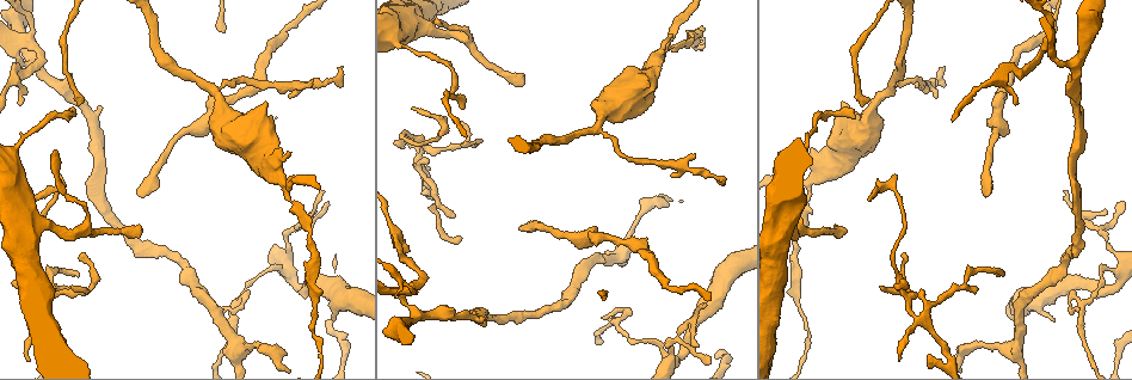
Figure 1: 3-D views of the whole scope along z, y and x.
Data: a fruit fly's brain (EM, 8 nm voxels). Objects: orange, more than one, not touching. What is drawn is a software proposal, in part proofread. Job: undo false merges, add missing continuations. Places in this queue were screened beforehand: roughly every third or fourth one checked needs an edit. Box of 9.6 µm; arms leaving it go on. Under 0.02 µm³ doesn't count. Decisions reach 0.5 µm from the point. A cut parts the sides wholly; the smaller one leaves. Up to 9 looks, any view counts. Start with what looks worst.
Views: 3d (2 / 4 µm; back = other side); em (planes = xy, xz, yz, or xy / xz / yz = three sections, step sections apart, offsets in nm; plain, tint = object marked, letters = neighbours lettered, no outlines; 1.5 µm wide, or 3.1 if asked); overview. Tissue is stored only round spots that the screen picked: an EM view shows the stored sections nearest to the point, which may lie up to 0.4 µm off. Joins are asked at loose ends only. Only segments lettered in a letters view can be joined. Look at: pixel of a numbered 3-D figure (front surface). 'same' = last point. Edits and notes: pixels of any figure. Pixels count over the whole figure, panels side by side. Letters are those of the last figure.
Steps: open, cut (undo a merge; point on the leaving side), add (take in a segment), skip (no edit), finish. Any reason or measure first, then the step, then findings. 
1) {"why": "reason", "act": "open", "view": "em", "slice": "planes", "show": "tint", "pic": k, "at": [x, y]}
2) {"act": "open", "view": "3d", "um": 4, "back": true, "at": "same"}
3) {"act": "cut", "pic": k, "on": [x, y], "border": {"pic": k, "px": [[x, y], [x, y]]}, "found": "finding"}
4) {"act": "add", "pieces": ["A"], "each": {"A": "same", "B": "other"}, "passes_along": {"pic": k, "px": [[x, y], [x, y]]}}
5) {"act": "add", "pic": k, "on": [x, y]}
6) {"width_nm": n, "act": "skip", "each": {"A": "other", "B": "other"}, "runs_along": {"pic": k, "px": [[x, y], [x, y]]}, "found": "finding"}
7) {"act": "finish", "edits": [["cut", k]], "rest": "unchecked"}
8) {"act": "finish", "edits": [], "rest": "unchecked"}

{"why": "free end", "act": "open", "view": "em", "slice": "xz", "step": 4, "show": "letters", "pic": 1, "at": [520, 227]}

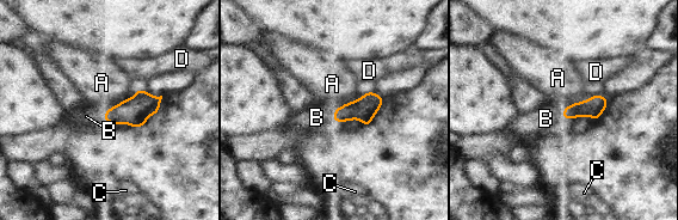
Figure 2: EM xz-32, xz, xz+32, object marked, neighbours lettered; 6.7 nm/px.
{"act": "add", "pieces": ["B"], "each": {"A": "other", "B": "same", "C": "other", "D": "other"}, "passes_along": {"pic": 2, "px": [[365, 108], [333, 117], [316, 117]]}, "found": "the cell continues"}

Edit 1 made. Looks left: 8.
{"act": "open", "view": "overview"}

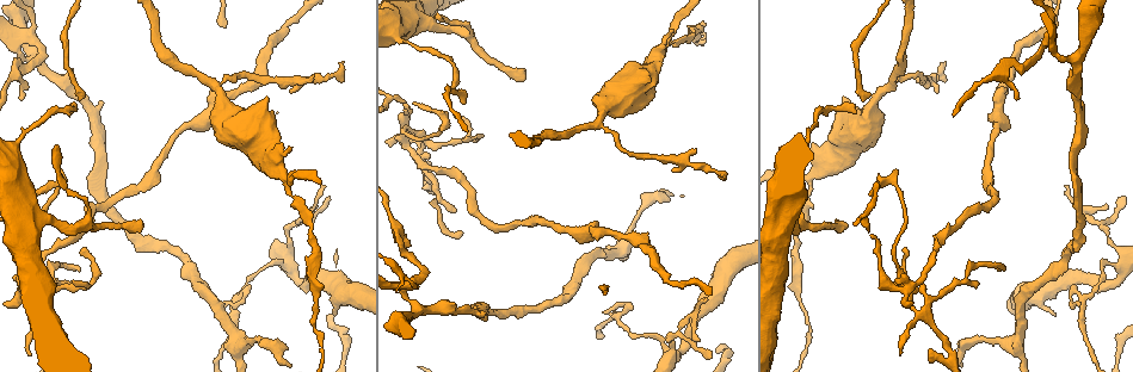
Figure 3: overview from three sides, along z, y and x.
{"why": "an open end", "act": "open", "view": "em", "slice": "xz", "step": 4, "show": "tint", "pic": 3, "at": [1106, 207]}

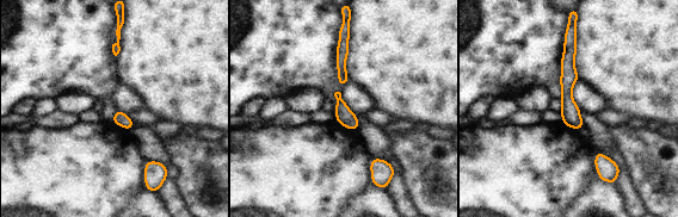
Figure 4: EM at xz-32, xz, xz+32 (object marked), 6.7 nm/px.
{"why": "another direction", "act": "open", "view": "em", "slice": "planes", "show": "letters", "at": "same"}

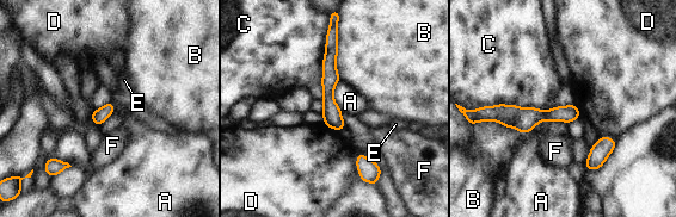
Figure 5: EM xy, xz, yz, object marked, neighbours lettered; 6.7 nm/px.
{"act": "skip", "each": {"A": "other", "B": "other", "C": "other", "D": "other", "E": "other", "F": "other"}, "runs_along": {"pic": 5, "px": [[329, 49], [329, 104], [339, 126]]}, "found": "no lettered segment goes on from it"}

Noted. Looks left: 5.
{"why": "tapers out", "act": "open", "view": "3d", "um": 4, "back": true, "pic": 3, "at": [521, 78]}

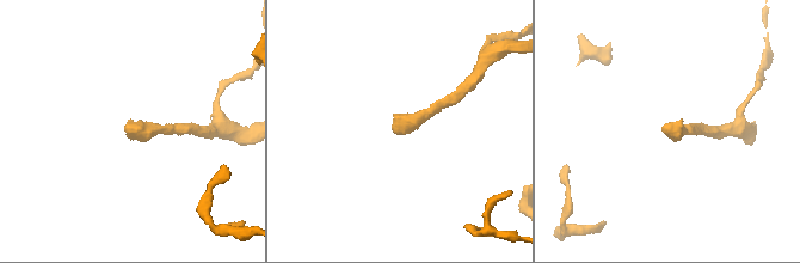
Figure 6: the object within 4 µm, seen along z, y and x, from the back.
{"act": "open", "view": "em", "slice": "planes", "show": "tint", "pic": 6, "at": [396, 132]}

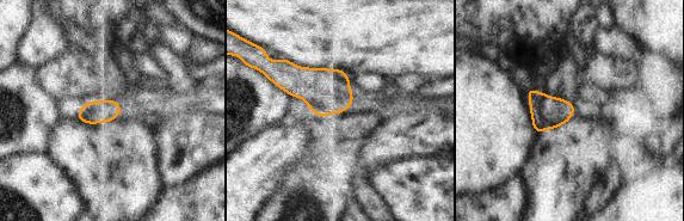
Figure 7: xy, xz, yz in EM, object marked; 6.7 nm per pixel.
{"act": "open", "view": "em", "slice": "planes", "show": "letters", "at": "same"}

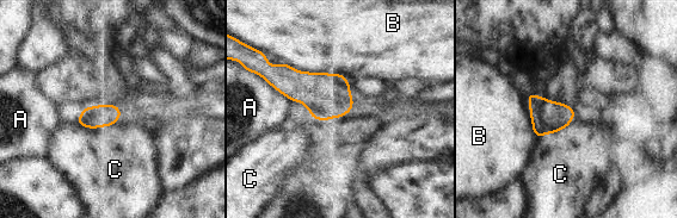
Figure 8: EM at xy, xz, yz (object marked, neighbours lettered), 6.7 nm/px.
{"act": "skip", "each": {"A": "other", "B": "other", "C": "other"}, "border": {"pic": 8, "px": [[122, 113], [111, 125], [74, 123]]}, "found": "none of them fits"}

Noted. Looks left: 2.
{"why": "free end", "act": "open", "view": "3d", "um": 4, "pic": 3, "at": [854, 113]}

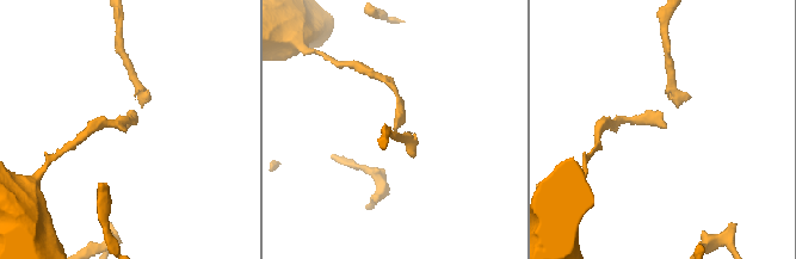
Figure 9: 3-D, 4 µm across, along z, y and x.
{"act": "open", "view": "em", "slice": "planes", "show": "letters", "pic": 9, "at": [664, 126]}

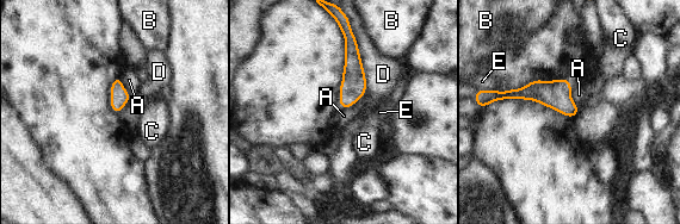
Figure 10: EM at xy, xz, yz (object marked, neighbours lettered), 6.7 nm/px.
{"longest_contact_nm": ["D", 440], "act": "skip", "each": {"A": "other", "B": "other", "C": "other", "D": "other", "E": "other"}, "border": {"pic": 10, "px": [[364, 93], [352, 105], [340, 109]]}, "found": "none of them fits"}

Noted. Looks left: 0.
{"act": "finish", "edits": [["add", 2]], "rest": "unchecked"}

